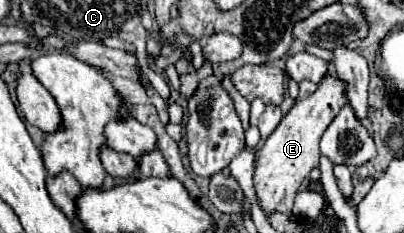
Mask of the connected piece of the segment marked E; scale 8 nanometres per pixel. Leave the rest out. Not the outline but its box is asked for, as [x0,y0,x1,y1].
[253,75,345,215]

